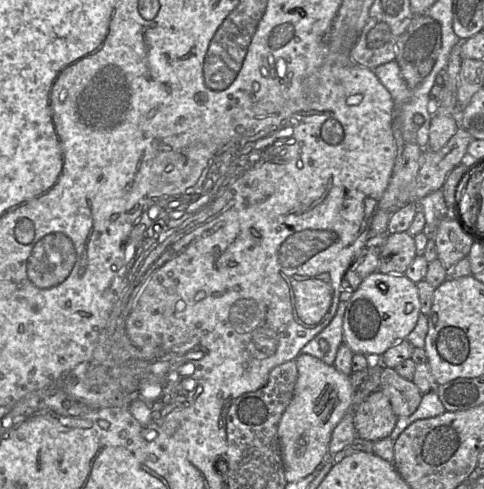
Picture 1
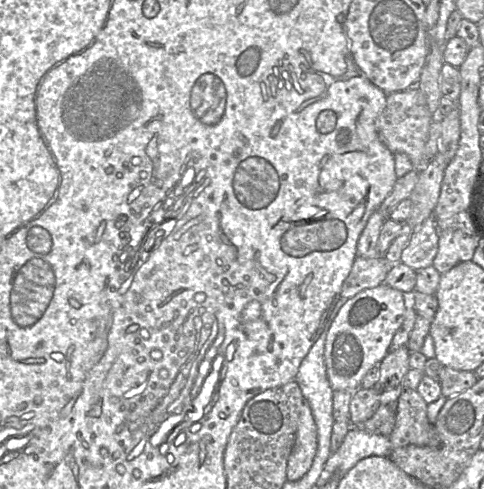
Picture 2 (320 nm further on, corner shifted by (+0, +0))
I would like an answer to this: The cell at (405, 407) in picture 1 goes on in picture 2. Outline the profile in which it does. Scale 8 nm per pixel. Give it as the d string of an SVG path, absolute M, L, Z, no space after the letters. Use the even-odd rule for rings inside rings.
M403 390L396 401L395 426L388 437L392 450L410 444L433 448L441 445L435 425L427 418L427 405L417 390Z

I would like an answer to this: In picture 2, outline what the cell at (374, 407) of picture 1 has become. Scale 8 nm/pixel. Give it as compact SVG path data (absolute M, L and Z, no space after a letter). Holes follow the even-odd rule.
M402 346L389 351L379 363L380 377L374 385L380 404L395 404L403 392L403 380L409 366L410 350Z

